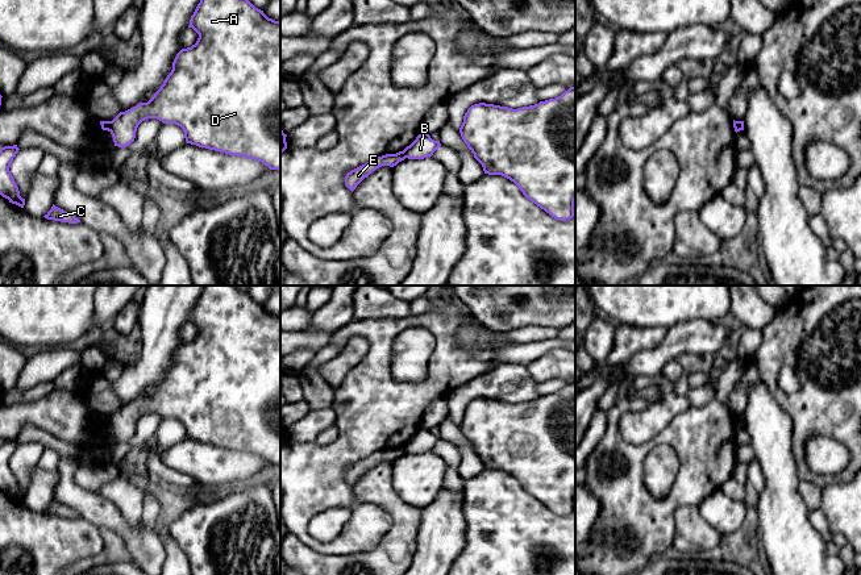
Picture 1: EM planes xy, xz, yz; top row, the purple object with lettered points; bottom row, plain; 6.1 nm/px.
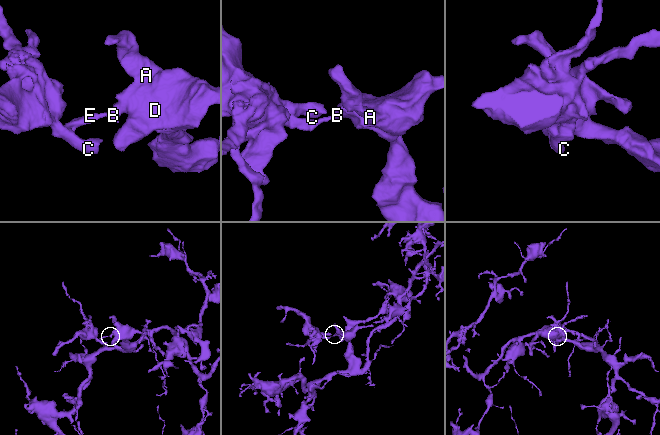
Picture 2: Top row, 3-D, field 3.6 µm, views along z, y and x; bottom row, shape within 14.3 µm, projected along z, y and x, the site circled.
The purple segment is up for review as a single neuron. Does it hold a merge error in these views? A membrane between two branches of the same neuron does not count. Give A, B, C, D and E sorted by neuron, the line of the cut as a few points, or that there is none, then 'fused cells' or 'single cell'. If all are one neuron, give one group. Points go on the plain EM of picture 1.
A B D / C E | xz (403, 445), (406, 451) | fused cells

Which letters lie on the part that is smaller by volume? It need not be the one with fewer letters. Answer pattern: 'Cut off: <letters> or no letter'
Cut off: C, E

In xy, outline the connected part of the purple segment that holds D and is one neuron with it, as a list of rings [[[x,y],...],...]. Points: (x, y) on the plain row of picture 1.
[[[204,286],[200,297],[191,311],[188,322],[192,322],[199,329],[199,333],[195,339],[182,343],[176,349],[172,357],[172,364],[165,374],[161,383],[147,397],[140,397],[125,407],[120,407],[111,416],[109,426],[113,432],[115,441],[129,441],[136,433],[138,420],[147,413],[157,413],[163,418],[175,418],[180,421],[184,426],[187,438],[229,450],[246,451],[262,457],[270,464],[280,466],[280,316],[269,313],[263,305],[255,303],[246,292],[237,289],[234,286]]]

